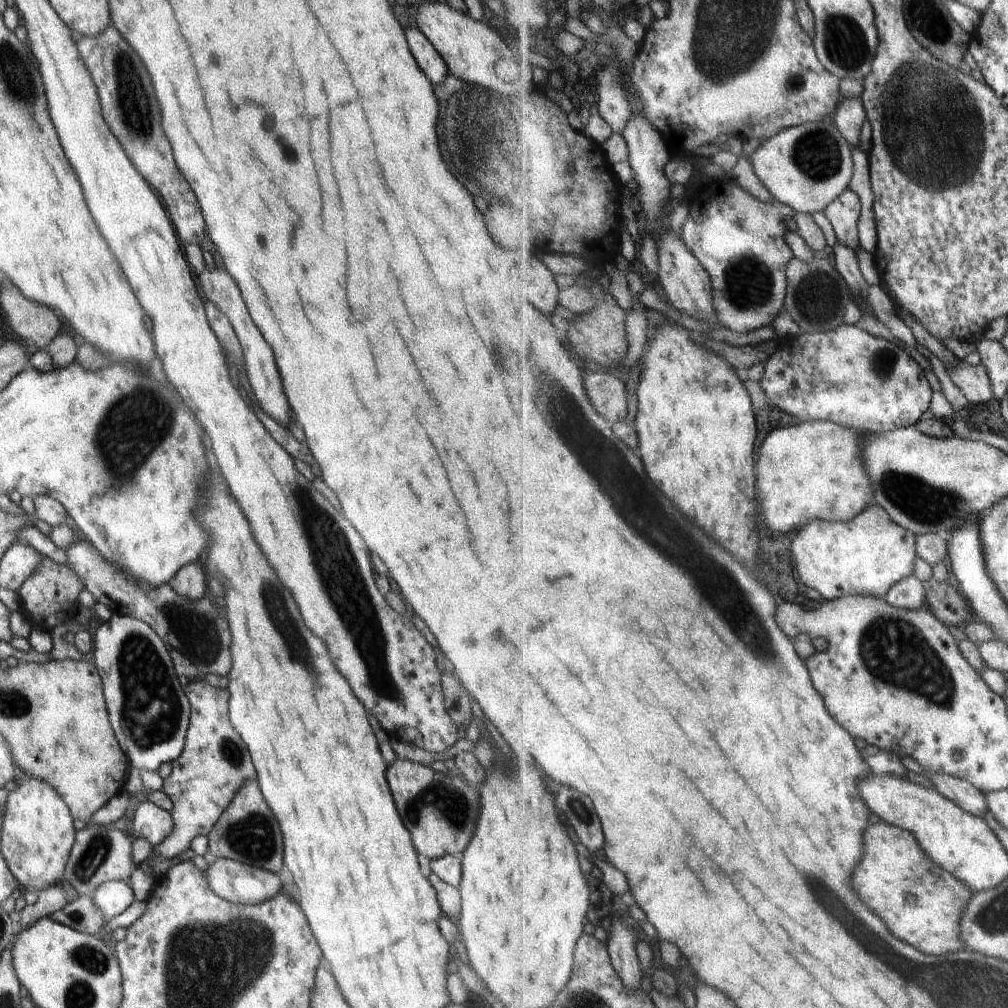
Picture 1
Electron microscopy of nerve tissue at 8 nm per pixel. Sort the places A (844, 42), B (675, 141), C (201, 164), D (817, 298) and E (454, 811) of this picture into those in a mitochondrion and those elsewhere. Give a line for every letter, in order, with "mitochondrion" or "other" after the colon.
A: mitochondrion
B: other
C: other
D: mitochondrion
E: mitochondrion

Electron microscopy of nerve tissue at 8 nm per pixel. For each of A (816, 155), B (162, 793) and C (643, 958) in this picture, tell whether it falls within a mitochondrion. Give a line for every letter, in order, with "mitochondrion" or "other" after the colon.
A: mitochondrion
B: other
C: other

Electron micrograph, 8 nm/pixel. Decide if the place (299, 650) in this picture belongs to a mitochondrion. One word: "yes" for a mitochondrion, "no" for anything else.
yes

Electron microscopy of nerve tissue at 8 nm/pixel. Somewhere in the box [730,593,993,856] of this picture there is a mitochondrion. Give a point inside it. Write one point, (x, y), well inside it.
(896, 653)

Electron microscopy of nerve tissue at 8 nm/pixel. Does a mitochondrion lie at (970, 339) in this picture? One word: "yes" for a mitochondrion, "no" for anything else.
no

